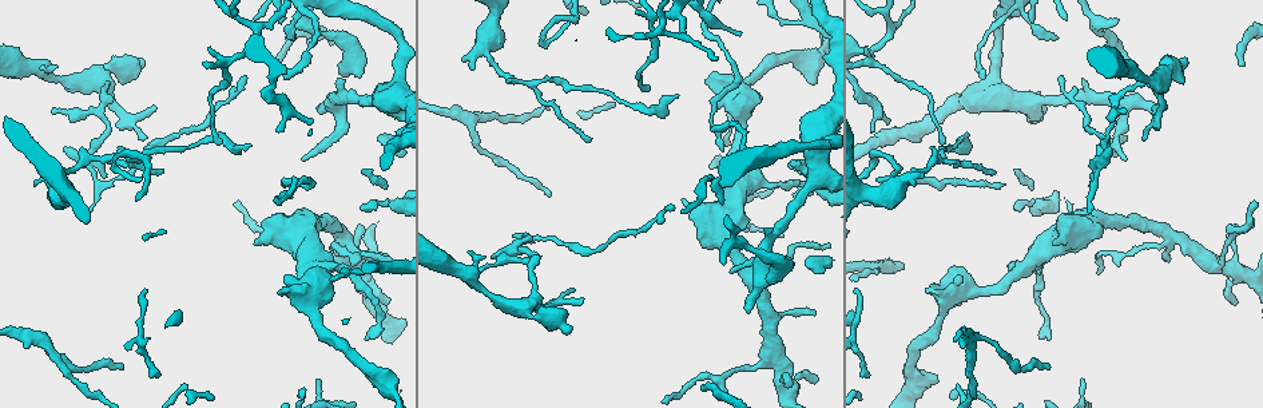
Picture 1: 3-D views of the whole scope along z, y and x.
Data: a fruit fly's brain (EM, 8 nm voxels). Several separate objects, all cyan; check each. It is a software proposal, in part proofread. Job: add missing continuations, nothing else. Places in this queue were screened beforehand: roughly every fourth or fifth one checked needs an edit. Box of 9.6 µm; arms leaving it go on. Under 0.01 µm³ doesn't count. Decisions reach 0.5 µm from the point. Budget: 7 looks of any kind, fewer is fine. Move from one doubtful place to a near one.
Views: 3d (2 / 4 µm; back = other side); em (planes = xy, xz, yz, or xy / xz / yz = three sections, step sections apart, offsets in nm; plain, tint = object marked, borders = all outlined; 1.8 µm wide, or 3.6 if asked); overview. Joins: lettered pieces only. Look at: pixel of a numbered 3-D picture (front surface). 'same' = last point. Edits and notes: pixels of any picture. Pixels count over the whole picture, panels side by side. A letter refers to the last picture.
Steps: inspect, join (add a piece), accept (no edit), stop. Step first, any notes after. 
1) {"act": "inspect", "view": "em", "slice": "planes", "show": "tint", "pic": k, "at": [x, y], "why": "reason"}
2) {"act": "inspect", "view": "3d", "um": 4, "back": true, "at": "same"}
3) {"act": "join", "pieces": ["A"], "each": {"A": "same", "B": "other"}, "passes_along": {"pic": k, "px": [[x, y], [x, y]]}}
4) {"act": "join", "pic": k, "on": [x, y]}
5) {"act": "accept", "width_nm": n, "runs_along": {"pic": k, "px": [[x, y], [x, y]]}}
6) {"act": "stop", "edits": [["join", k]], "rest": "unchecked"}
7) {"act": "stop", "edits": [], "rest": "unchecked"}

{"act": "inspect", "view": "3d", "um": 2, "back": true, "pic": 1, "at": [465, 62]}

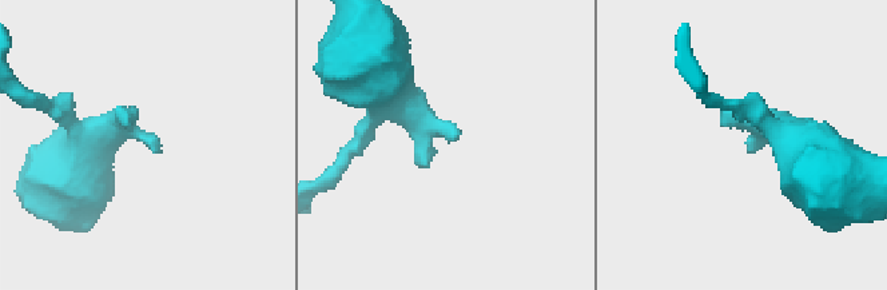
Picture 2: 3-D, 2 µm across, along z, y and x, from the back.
{"act": "inspect", "view": "em", "slice": "planes", "show": "tint", "pic": 2, "at": [457, 136]}

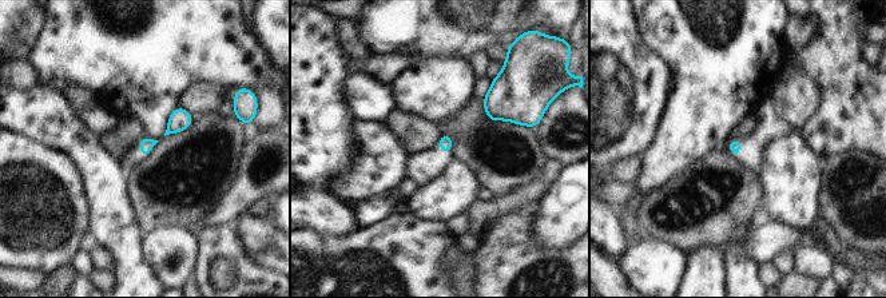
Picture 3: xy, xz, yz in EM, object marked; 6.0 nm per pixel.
{"act": "inspect", "view": "em", "slice": "planes", "show": "borders", "at": "same"}

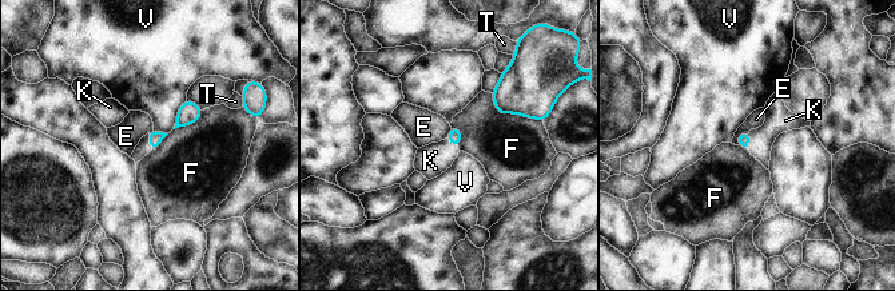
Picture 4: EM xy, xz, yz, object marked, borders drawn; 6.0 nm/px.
{"act": "join", "pieces": ["K"], "longest_contact_nm": ["F", 340], "each": {"E": "other", "F": "other", "K": "same", "T": "other", "V": "other"}, "passes_along": {"pic": 4, "px": [[743, 139], [748, 142], [779, 119]]}, "found": "the neuron continues"}

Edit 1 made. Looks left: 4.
{"act": "inspect", "view": "overview"}

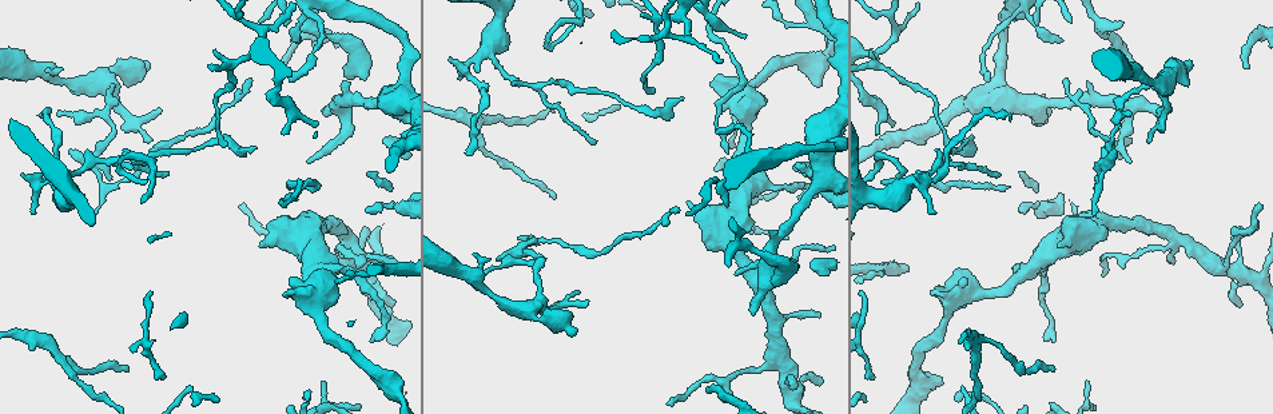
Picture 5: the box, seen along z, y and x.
{"act": "inspect", "view": "em", "slice": "planes", "show": "plain", "pic": 5, "at": [572, 27], "why": "free end"}

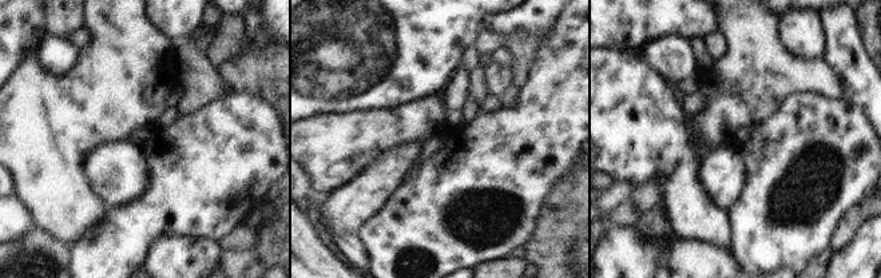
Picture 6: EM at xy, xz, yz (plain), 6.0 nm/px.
{"act": "inspect", "view": "em", "slice": "planes", "show": "borders", "at": "same"}

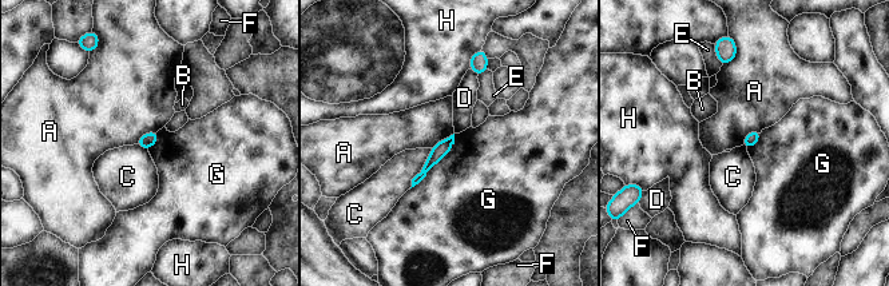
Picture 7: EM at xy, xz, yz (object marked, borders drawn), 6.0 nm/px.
{"act": "accept", "each": {"A": "other", "B": "other", "C": "other", "D": "other", "E": "other", "F": "other", "G": "other", "H": "other"}, "border": {"pic": 7, "px": [[455, 134], [452, 147], [411, 189]]}, "found": "no lettered piece goes on from it"}

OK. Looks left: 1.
{"act": "stop", "edits": [["join", 4]], "rest": "unchecked"}

